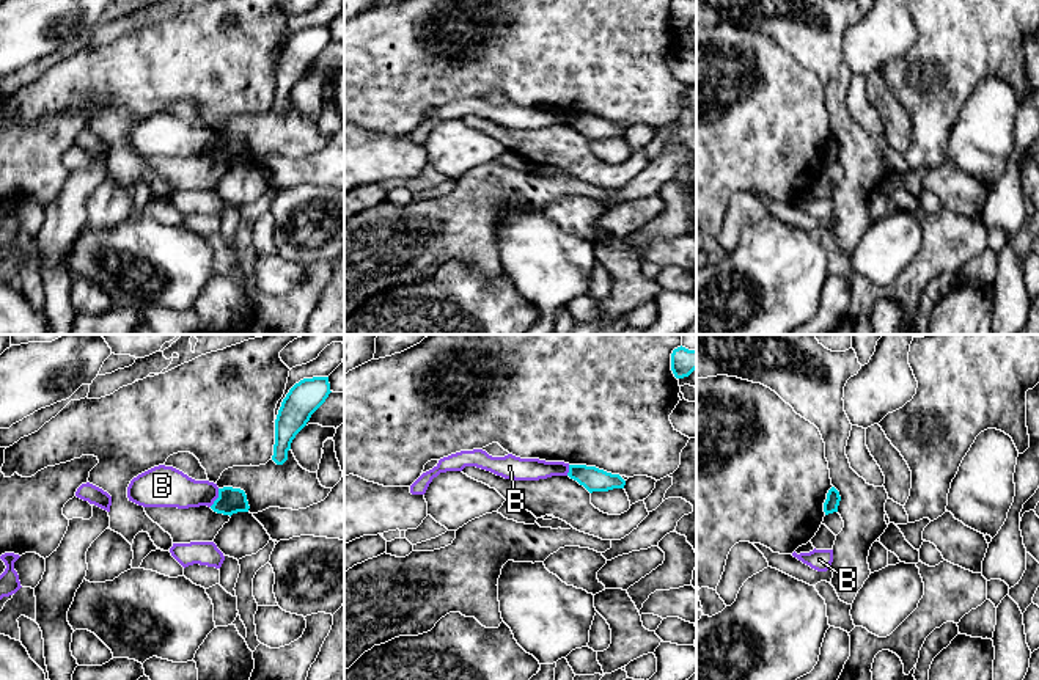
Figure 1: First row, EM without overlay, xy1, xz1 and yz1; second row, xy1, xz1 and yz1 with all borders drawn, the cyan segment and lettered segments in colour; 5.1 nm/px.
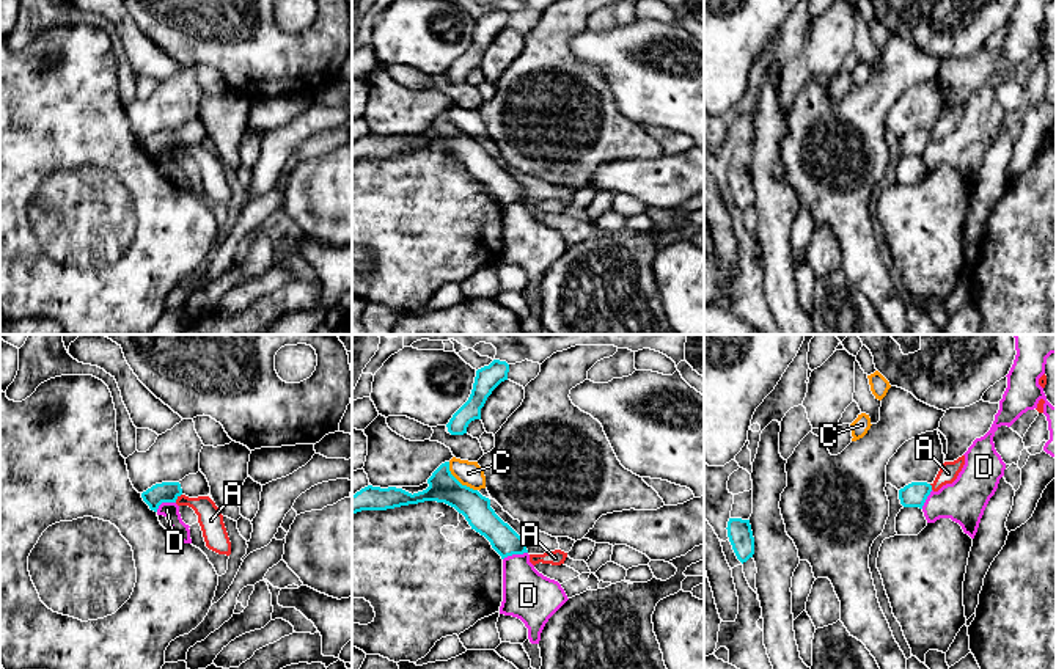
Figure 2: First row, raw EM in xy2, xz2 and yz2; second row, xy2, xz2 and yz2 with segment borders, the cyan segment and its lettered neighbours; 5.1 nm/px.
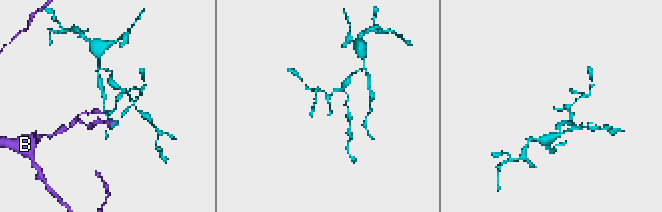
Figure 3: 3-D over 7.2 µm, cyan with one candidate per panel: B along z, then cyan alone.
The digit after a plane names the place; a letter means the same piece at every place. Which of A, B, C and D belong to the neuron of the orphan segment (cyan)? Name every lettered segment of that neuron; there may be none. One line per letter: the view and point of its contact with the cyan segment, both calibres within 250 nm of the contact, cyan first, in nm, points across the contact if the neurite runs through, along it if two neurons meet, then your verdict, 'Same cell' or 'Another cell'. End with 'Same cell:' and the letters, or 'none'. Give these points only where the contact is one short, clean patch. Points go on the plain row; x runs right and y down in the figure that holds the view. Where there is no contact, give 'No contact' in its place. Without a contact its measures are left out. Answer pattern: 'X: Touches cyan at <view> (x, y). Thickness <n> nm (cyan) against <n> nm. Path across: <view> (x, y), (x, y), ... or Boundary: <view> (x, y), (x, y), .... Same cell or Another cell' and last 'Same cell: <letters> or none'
A: Touches cyan at xy2 (176, 146). Thickness 110 nm (cyan) against 120 nm. Boundary: xy2 (181, 142), (175, 149). Another cell
B: Touches cyan at xy1 (217, 146). Thickness 130 nm (cyan) against 200 nm. Boundary: xy1 (219, 137), (219, 145), (209, 154). Another cell
C: Touches cyan at xz2 (458, 129). Thickness 160 nm (cyan) against 130 nm. Boundary: xz2 (448, 110), (448, 118), (462, 132), (476, 138). Another cell
D: Touches cyan at xz2 (514, 201). Thickness 150 nm (cyan) against 260 nm. Boundary: xz2 (527, 200), (508, 203), (503, 208). Another cell
Same cell: none

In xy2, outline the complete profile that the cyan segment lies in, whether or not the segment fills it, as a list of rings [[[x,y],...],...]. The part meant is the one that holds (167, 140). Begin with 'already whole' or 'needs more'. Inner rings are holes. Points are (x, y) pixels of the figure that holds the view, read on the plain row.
needs more; [[[198,119],[189,122],[179,130],[162,130],[156,132],[141,141],[143,149],[151,159],[157,160],[162,151],[176,151],[181,143],[189,146],[209,144],[211,135],[206,124]]]

